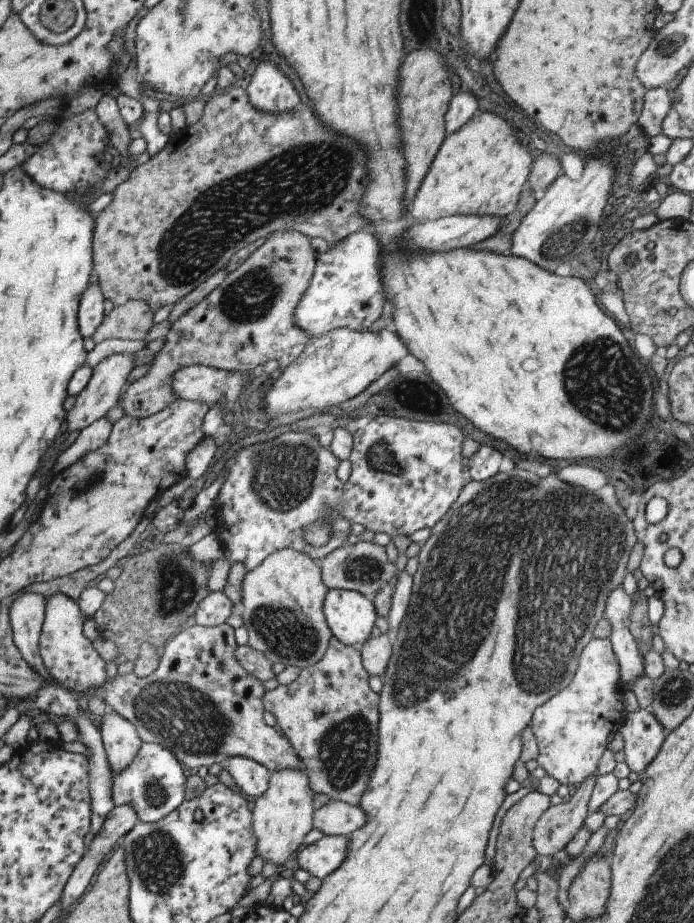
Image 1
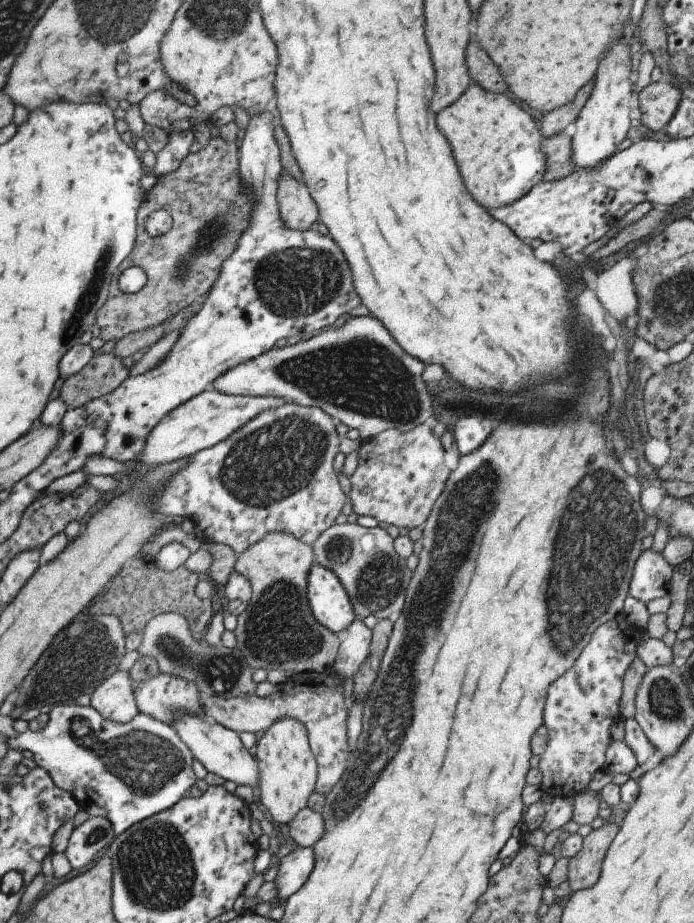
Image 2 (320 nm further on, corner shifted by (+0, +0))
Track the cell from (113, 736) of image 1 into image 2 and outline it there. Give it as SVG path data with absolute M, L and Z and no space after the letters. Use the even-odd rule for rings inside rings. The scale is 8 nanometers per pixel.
M117 670L110 674L89 695L90 705L105 719L124 723L138 712L134 699L134 684L128 671Z

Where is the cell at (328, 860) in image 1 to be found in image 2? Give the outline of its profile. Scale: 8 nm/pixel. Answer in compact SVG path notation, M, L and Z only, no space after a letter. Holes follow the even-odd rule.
M295 847L279 860L276 865L277 874L273 880L278 895L275 899L279 898L284 902L295 894L311 874L313 862L312 847Z

